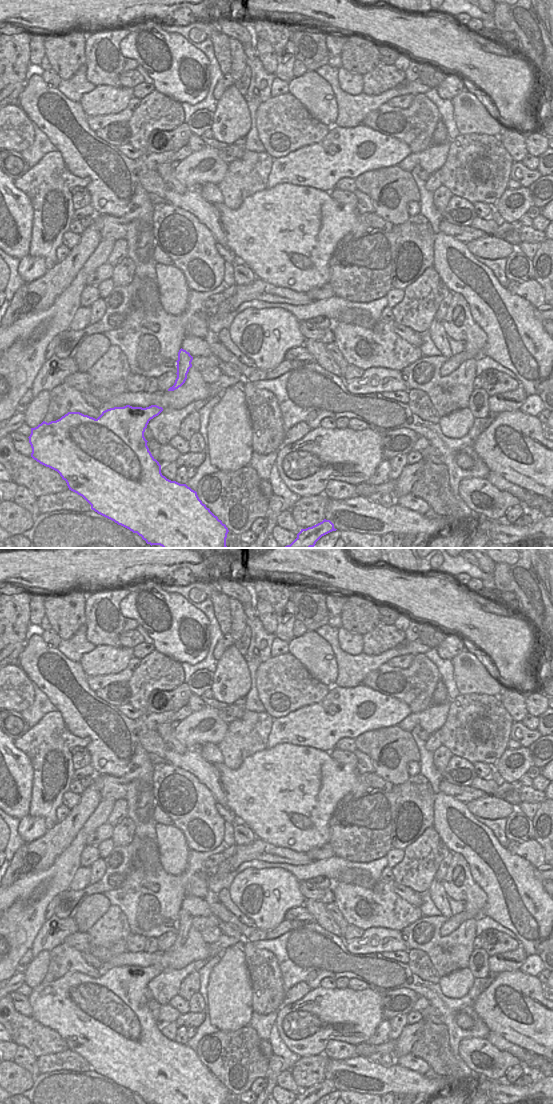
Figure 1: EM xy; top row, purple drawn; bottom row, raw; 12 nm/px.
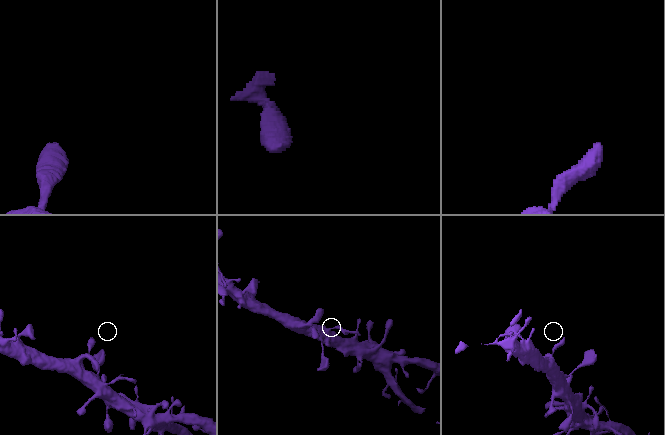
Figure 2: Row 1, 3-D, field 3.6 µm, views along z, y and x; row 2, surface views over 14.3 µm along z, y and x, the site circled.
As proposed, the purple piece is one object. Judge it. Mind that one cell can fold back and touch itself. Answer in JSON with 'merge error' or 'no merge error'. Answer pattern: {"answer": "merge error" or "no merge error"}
{"answer": "no merge error"}

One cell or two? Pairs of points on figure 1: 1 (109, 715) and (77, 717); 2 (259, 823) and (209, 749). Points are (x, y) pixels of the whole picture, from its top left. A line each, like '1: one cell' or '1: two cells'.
1: one cell
2: two cells

